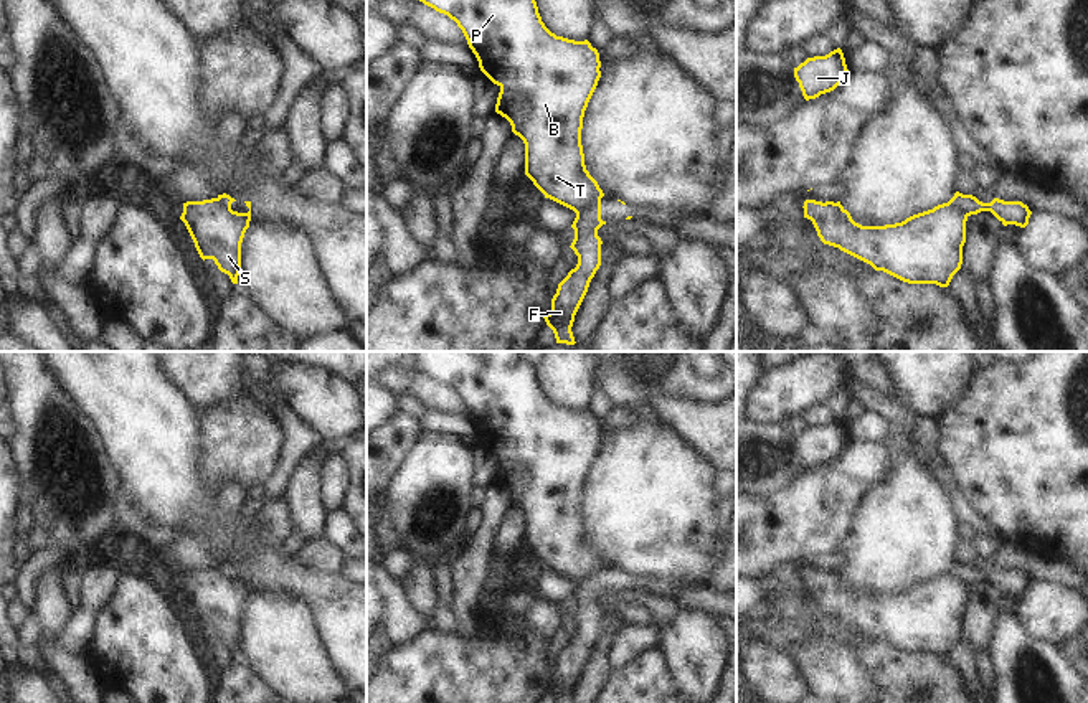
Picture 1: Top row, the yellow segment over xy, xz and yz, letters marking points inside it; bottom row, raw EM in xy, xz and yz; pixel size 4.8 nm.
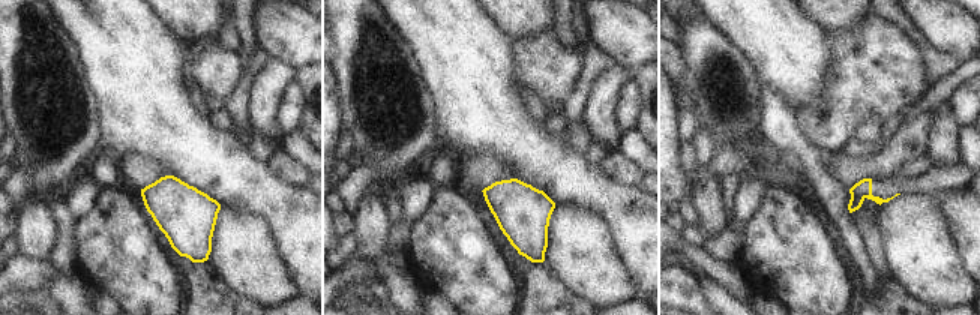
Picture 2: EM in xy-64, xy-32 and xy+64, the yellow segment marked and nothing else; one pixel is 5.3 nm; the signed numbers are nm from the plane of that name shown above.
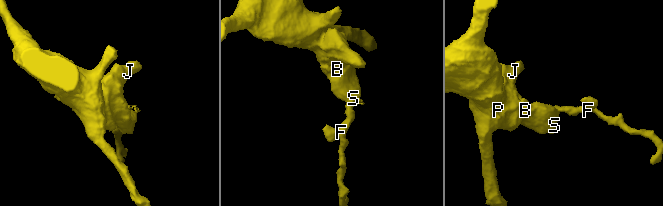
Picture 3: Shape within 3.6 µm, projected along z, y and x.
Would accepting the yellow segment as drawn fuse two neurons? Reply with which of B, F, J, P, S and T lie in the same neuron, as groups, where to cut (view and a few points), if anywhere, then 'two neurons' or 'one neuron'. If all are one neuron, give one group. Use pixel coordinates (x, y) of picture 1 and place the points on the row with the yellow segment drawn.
B J P S T / F; cut in xz along (600, 198), (595, 198), (577, 213); two neurons

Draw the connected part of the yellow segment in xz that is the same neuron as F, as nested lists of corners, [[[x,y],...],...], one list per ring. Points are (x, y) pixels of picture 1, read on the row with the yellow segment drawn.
[[[601,200],[584,206],[571,224],[575,239],[571,249],[578,256],[578,264],[558,284],[556,294],[551,299],[551,310],[543,317],[553,330],[556,343],[575,345],[571,332],[575,315],[588,292],[589,282],[601,266],[601,238],[598,229],[606,224],[601,219]]]

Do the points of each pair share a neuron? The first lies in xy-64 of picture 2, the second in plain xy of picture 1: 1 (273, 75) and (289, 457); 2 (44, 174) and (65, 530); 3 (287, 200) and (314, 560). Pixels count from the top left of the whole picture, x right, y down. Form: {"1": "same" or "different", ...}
{"1": "different", "2": "same", "3": "different"}

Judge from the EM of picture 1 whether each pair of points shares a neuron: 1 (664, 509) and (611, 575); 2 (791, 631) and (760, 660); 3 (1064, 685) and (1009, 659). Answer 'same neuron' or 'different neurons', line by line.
1: different neurons
2: different neurons
3: same neuron

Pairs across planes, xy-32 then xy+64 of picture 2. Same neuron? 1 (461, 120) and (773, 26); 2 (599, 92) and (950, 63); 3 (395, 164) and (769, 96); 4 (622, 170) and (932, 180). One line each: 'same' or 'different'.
1: same
2: different
3: different
4: same

